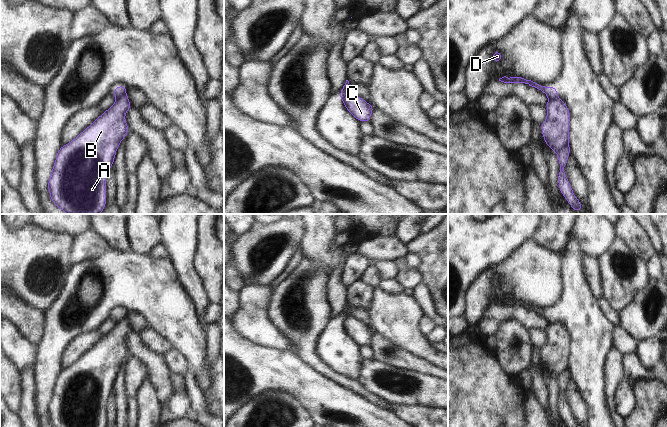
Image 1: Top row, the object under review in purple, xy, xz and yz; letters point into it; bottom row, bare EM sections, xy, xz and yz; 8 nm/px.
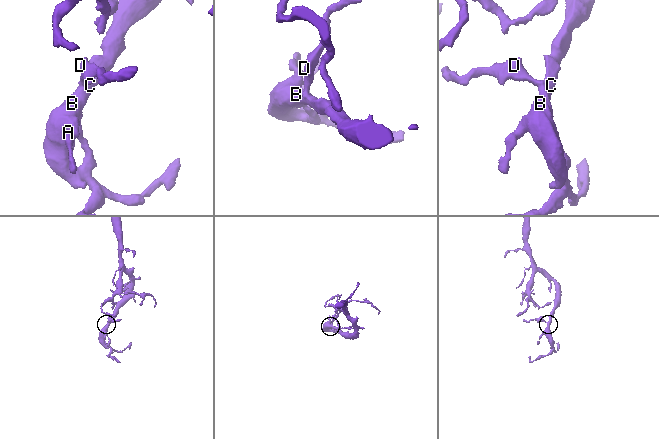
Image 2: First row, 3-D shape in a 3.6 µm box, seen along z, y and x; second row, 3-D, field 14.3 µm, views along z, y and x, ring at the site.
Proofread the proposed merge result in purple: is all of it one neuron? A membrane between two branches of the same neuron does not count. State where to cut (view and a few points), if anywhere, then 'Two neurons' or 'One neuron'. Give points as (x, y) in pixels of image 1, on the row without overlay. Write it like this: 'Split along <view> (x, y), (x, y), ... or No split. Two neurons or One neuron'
Split along xy (125, 315), (116, 320). Two neurons.

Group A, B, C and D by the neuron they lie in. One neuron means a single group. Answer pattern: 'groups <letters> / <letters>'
groups A B C / D

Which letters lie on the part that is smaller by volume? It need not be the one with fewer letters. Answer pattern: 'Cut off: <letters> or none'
Cut off: D

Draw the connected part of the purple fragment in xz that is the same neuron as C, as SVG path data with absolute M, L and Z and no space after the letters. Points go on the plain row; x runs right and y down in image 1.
M341 316L339 322L344 326L345 332L360 346L370 346L374 330L361 321L347 316Z

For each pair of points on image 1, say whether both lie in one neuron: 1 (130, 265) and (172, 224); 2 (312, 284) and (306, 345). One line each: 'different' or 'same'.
1: different
2: same

